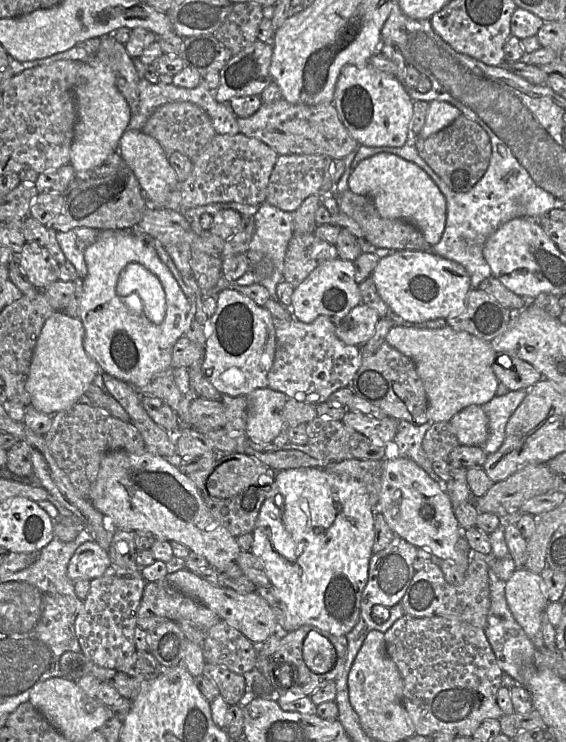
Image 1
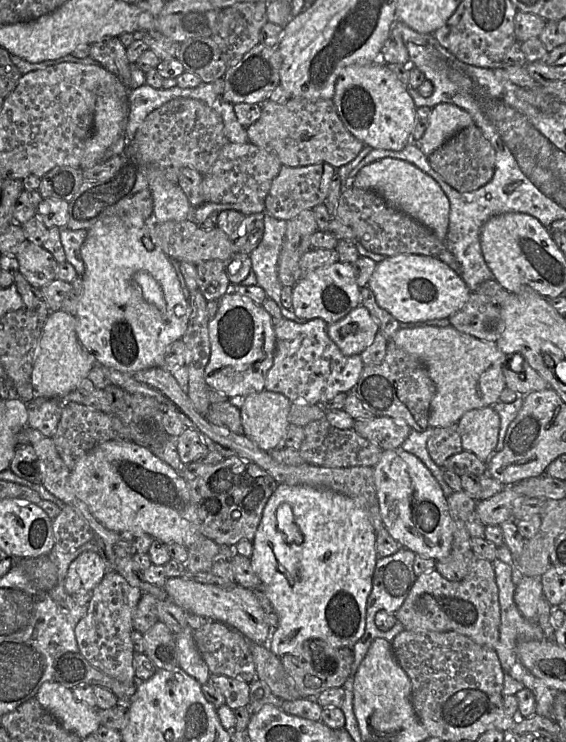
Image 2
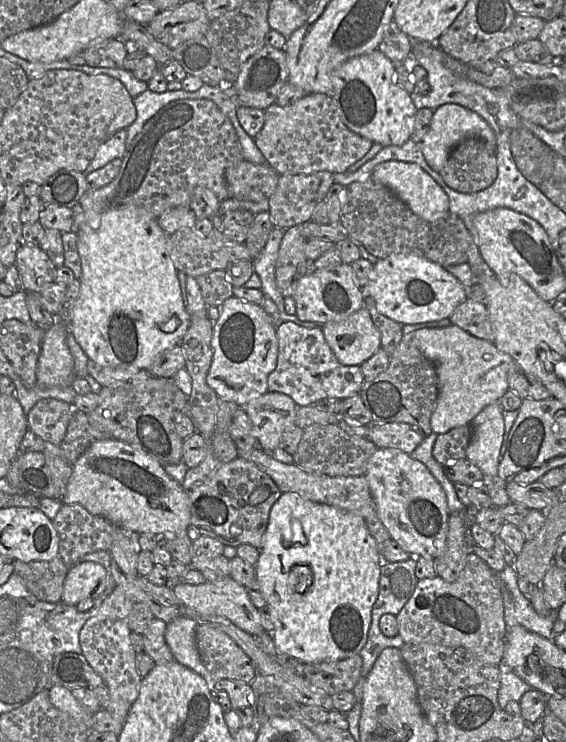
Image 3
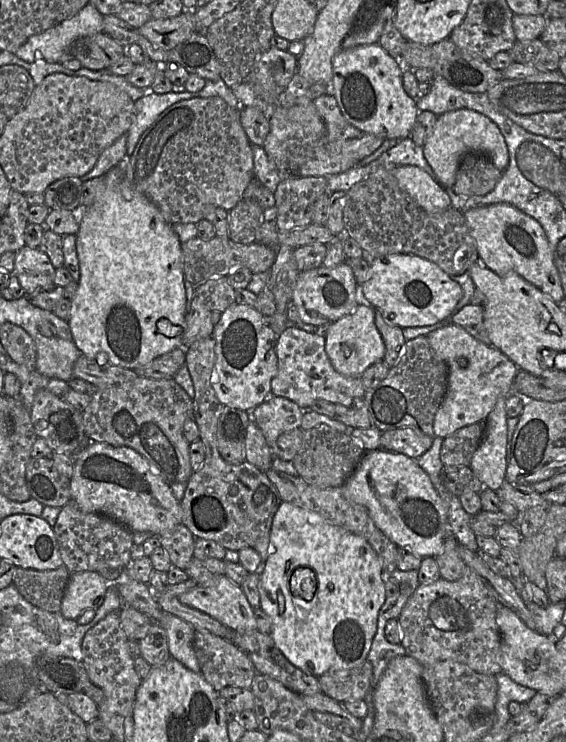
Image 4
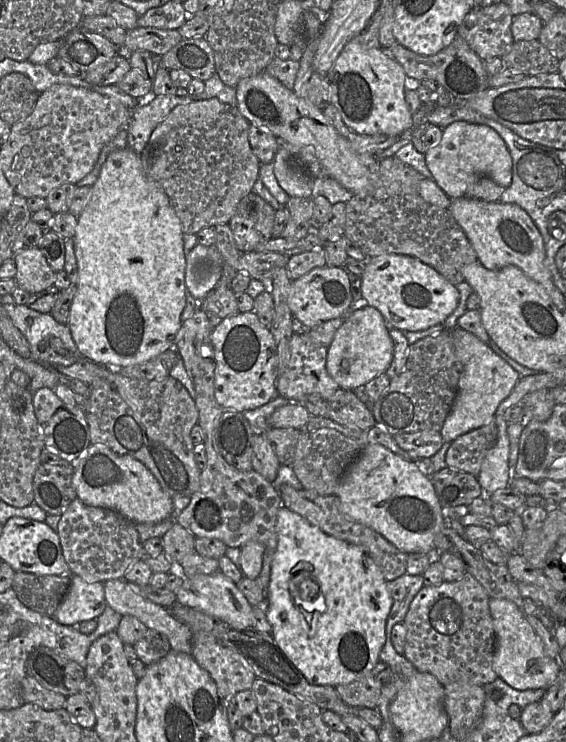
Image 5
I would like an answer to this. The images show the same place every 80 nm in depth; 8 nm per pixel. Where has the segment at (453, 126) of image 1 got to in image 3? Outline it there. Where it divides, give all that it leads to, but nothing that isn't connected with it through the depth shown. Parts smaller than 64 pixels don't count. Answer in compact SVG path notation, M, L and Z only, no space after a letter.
M477 137L466 138L451 151L439 174L446 185L457 192L476 193L484 190L497 178L496 151L489 149L486 143Z

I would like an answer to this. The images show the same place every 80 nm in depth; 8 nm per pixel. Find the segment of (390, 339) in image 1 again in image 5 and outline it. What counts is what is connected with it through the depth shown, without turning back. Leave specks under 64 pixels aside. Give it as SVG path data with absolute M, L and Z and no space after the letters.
M457 326L450 331L450 334L456 356L462 363L462 373L457 395L440 431L446 443L451 443L457 437L493 420L498 406L509 396L520 378L511 365L475 335Z

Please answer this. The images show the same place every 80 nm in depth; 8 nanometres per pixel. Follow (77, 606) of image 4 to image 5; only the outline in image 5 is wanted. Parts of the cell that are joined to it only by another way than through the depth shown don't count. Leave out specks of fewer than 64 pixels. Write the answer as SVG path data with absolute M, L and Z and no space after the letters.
M72 575L69 588L52 617L62 625L73 626L97 619L106 606L103 582L88 582Z

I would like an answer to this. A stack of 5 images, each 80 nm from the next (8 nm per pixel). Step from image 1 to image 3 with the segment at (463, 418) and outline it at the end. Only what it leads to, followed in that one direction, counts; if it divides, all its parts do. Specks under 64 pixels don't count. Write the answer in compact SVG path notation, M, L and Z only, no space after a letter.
M493 403L482 409L472 420L471 439L466 457L486 477L496 477L504 440L503 407Z

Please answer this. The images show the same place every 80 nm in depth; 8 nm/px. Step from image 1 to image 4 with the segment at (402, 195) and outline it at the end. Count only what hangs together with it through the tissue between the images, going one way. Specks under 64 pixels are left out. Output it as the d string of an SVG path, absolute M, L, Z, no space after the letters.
M398 166L392 170L399 187L427 213L438 213L451 207L445 188L417 166Z

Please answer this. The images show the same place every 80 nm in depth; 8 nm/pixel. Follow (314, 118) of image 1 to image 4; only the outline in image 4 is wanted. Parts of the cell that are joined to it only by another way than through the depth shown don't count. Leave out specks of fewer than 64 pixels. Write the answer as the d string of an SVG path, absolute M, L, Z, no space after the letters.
M322 95L313 101L313 105L324 123L324 133L305 131L300 123L288 118L286 107L278 106L269 118L270 130L262 148L284 177L324 176L328 179L330 175L355 167L384 142L384 138L361 132L350 125L343 117L333 95Z

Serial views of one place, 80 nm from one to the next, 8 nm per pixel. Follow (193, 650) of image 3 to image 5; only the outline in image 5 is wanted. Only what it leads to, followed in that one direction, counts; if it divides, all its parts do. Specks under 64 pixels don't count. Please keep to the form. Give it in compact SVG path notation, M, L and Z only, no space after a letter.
M124 579L106 580L103 587L106 602L114 611L120 615L134 616L147 628L164 634L170 644L170 650L192 653L192 631L174 618L168 609L145 598Z

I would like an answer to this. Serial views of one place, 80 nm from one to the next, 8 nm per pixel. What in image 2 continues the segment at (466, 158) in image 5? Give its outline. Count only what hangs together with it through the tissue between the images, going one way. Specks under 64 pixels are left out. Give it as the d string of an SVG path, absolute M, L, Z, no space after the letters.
M440 103L431 108L429 123L416 143L427 157L460 130L474 124L471 115L464 109L449 103Z

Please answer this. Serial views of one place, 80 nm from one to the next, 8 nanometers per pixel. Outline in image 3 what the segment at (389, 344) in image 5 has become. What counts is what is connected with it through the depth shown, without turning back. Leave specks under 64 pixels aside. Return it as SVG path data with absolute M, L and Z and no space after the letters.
M365 307L343 320L324 324L322 330L335 357L345 366L361 366L381 348L380 332Z

